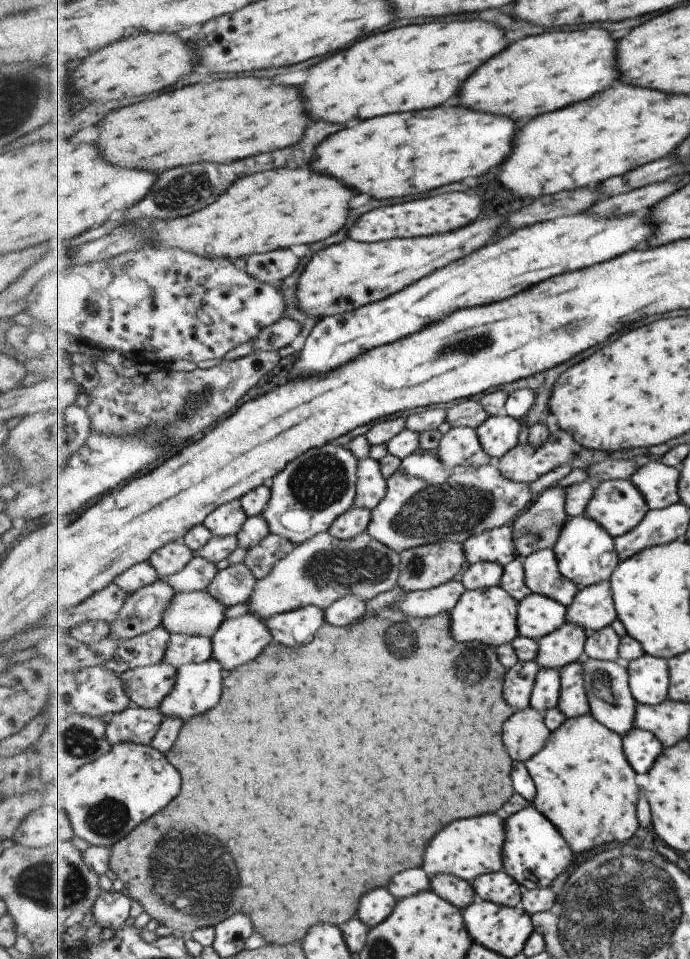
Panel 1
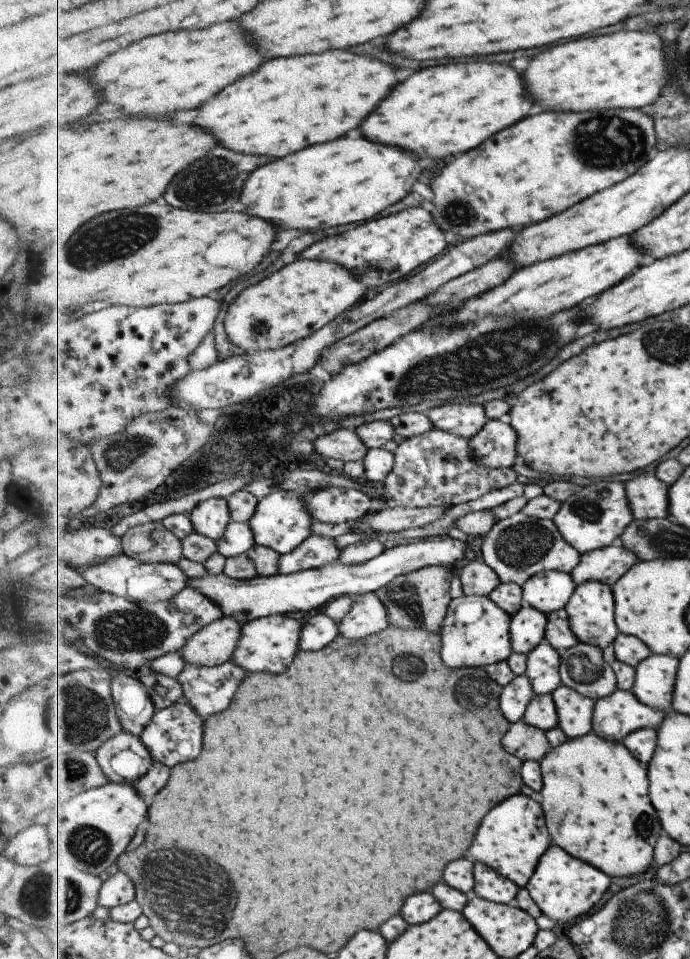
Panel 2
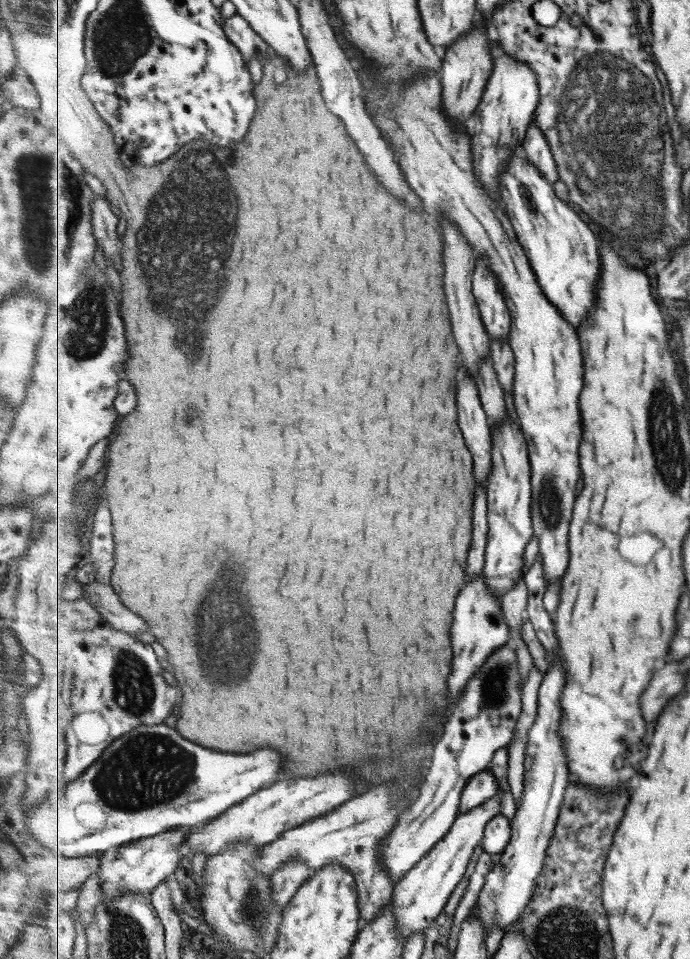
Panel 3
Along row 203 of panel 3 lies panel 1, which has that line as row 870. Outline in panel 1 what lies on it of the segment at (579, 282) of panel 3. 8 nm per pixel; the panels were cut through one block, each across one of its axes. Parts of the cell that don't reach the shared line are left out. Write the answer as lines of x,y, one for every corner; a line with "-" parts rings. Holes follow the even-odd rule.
534,804
505,817
507,838
503,850
504,871
519,881
525,889
550,888
561,873
575,866
573,849
566,837

